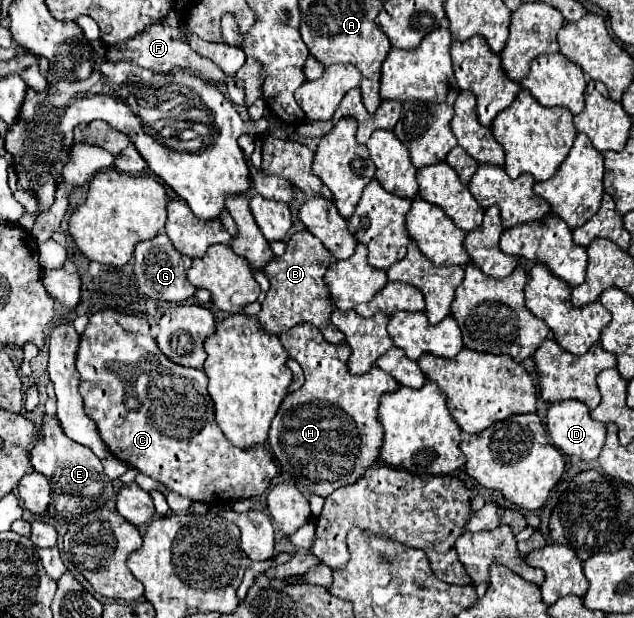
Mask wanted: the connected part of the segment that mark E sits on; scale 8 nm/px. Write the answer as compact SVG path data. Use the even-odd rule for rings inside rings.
M44 416L42 434L44 434L44 440L32 448L30 460L36 468L36 472L46 474L50 480L52 500L46 510L46 516L50 518L52 524L58 524L58 522L70 524L76 518L80 518L82 514L86 514L88 510L100 510L110 500L116 498L112 480L104 474L100 458L90 448L84 448L82 444L68 440L68 436L64 436L60 422L56 418Z

